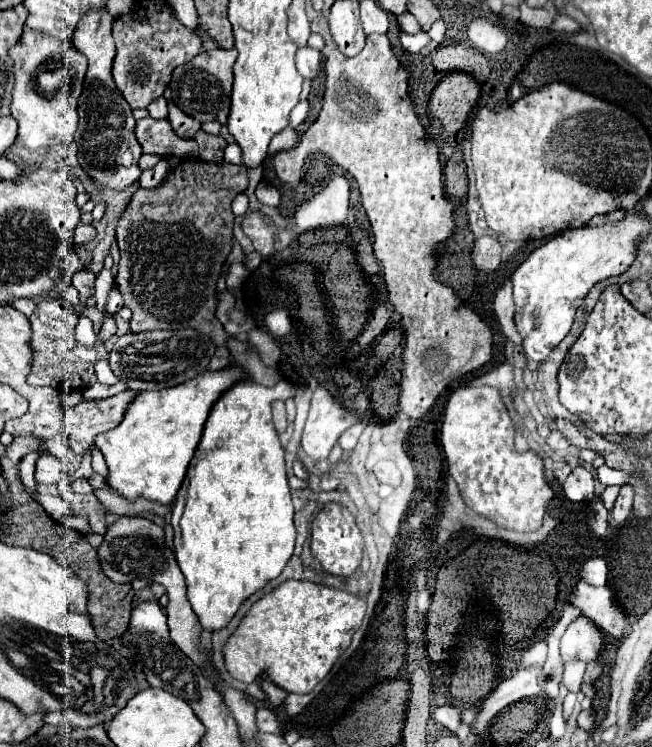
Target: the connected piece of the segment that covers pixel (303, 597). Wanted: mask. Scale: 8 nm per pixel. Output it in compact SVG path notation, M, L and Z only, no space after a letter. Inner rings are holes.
M285 581L265 597L261 597L241 621L239 629L225 643L225 667L233 679L243 683L255 683L267 675L271 683L285 689L287 693L309 693L313 687L331 671L339 655L349 647L353 633L361 627L365 615L365 599L355 593L323 587L311 581Z

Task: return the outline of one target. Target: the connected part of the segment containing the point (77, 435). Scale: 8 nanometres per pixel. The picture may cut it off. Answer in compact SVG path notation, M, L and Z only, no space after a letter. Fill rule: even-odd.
M127 389L107 399L81 401L73 409L65 411L61 437L77 455L83 455L89 447L93 447L95 435L119 425L127 405L135 395L135 391Z

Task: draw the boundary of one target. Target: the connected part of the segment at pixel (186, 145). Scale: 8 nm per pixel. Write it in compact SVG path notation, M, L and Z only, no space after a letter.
M145 117L145 119L137 121L135 137L137 137L143 153L153 153L153 155L173 153L179 159L197 157L197 143L177 137L167 119Z

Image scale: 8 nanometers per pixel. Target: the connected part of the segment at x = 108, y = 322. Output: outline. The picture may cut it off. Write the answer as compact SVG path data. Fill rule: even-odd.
M105 315L105 319L103 319L103 327L101 327L99 337L101 337L103 341L107 341L109 337L113 337L113 335L115 335L115 331L117 331L117 325L115 325L113 315Z

